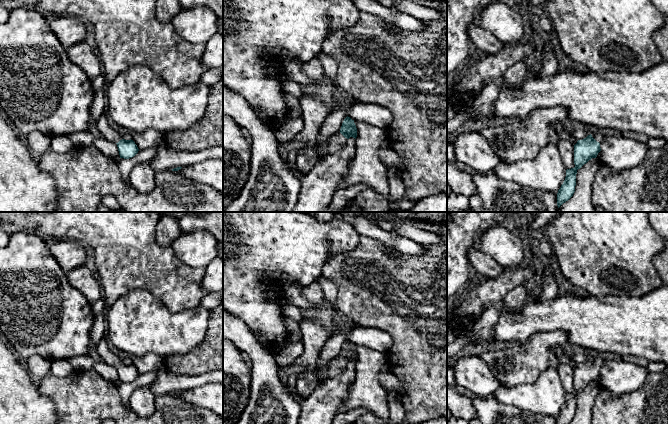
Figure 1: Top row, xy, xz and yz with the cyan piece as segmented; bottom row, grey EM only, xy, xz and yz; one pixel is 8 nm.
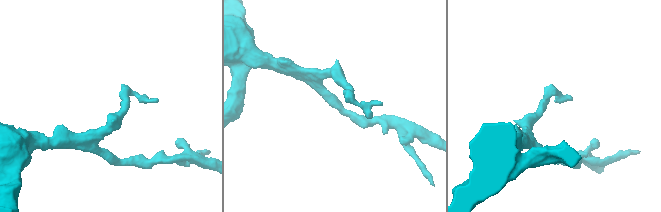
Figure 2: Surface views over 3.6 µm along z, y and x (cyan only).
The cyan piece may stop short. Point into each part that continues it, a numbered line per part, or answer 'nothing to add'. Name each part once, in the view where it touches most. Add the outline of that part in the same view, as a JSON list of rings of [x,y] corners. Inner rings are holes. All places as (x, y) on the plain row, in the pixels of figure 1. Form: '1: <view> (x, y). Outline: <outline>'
1: yz (599, 361). Outline: [[[595,357],[592,359],[592,361],[599,367],[601,367],[606,361],[606,358],[603,357]]]

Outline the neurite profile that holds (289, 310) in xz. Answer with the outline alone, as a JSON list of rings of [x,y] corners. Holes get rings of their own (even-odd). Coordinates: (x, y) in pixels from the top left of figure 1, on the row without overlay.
[[[288,299],[281,300],[280,305],[284,316],[291,318],[298,323],[303,319],[302,309],[293,305]]]

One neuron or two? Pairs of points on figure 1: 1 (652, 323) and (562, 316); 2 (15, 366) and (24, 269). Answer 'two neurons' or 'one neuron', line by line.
1: one neuron
2: two neurons

